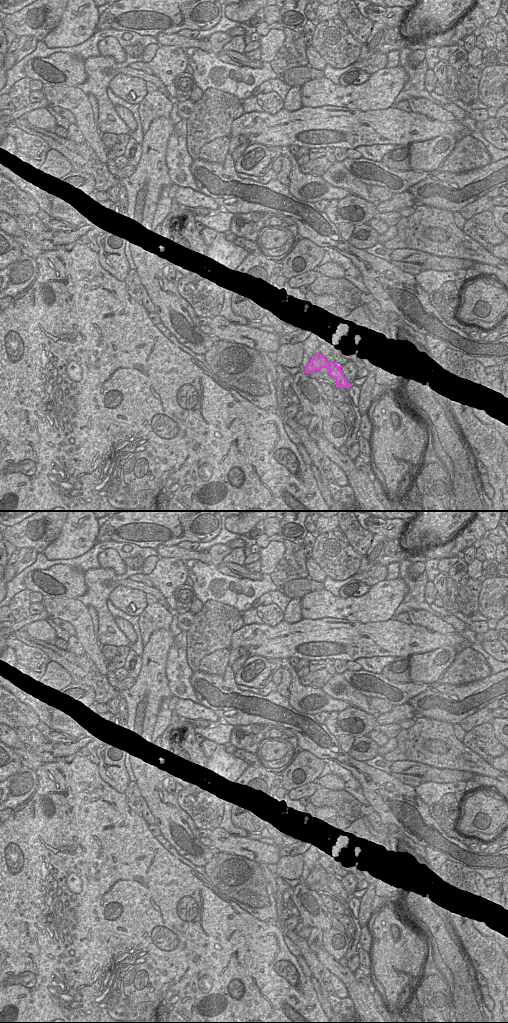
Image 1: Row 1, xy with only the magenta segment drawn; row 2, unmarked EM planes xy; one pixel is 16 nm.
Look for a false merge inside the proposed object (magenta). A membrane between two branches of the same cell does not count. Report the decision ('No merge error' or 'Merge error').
Merge error.

